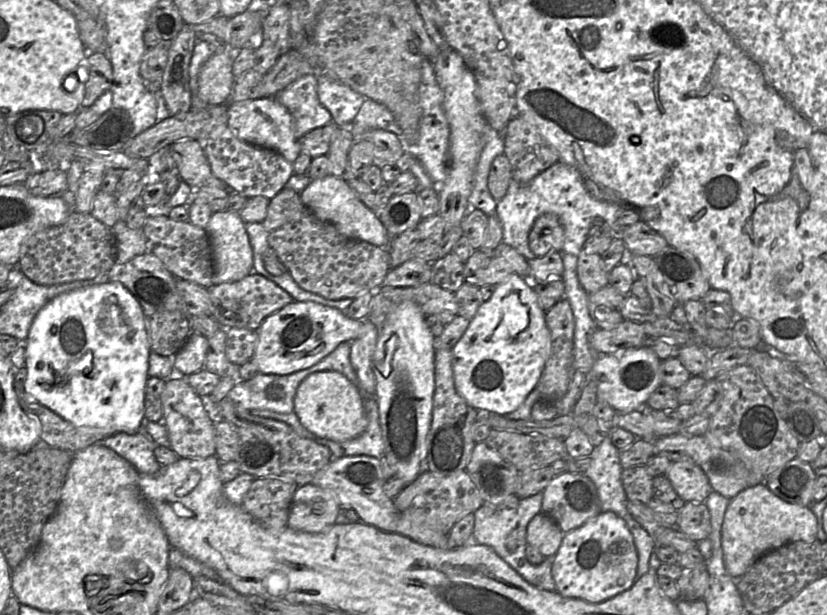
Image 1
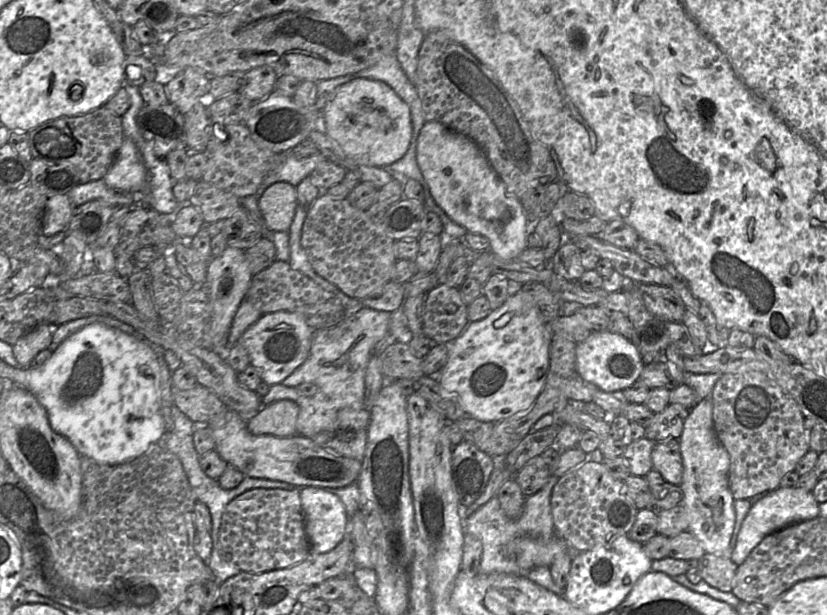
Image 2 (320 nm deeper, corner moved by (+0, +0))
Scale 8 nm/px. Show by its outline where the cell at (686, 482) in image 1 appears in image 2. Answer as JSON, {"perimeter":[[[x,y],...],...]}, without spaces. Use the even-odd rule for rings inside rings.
{"perimeter":[[[678,439],[657,442],[651,452],[652,467],[666,482],[680,485],[683,476],[683,463]]]}

